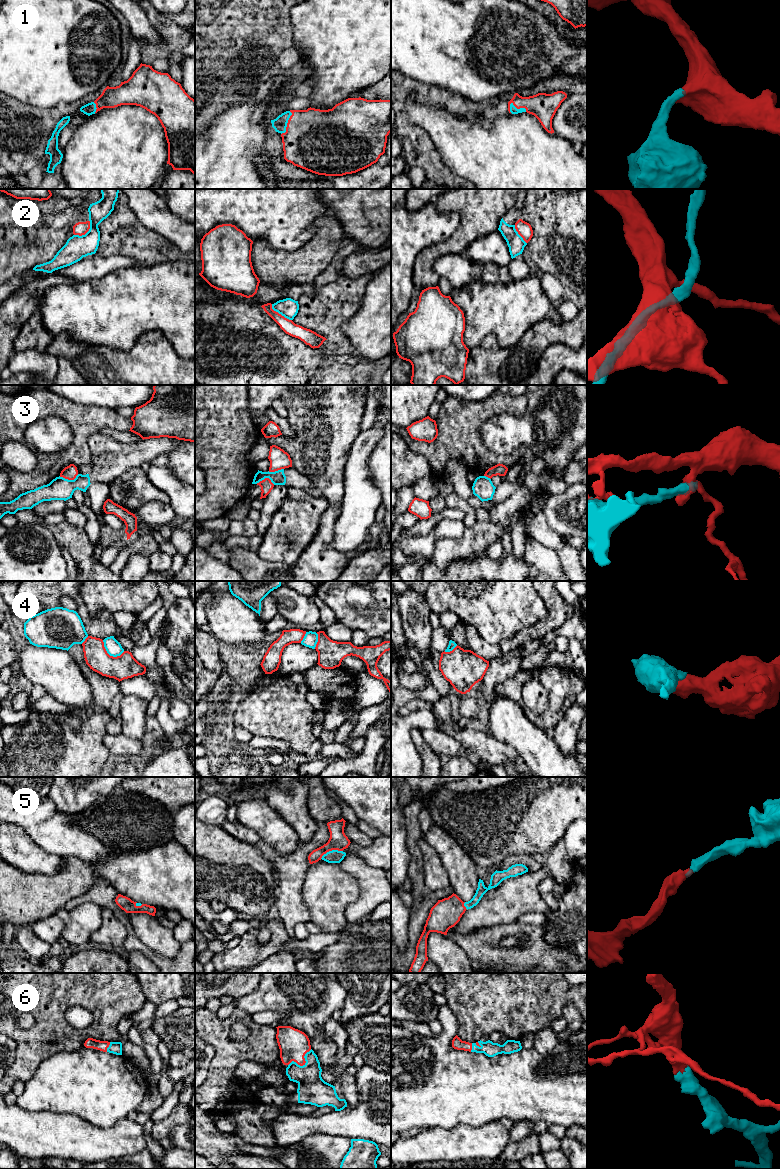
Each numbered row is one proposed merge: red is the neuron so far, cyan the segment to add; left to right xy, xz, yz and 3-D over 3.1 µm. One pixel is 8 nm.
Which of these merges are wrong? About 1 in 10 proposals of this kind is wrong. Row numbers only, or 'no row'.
2, 3, 4

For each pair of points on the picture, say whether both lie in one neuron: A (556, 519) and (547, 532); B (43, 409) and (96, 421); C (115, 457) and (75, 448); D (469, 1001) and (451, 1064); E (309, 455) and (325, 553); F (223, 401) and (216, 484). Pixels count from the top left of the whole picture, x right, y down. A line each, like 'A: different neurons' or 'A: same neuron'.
A: different neurons
B: same neuron
C: different neurons
D: different neurons
E: same neuron
F: same neuron

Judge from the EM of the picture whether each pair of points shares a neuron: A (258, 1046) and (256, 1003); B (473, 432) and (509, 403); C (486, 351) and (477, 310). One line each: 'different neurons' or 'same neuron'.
A: different neurons
B: same neuron
C: different neurons

